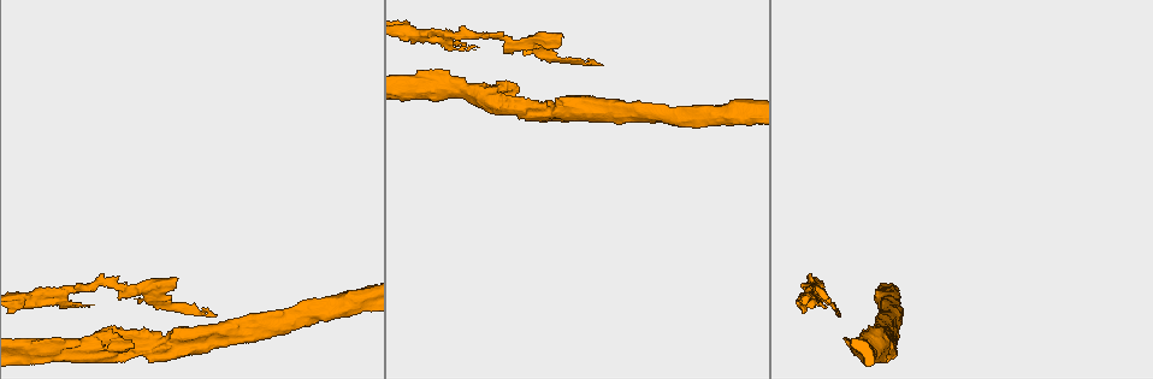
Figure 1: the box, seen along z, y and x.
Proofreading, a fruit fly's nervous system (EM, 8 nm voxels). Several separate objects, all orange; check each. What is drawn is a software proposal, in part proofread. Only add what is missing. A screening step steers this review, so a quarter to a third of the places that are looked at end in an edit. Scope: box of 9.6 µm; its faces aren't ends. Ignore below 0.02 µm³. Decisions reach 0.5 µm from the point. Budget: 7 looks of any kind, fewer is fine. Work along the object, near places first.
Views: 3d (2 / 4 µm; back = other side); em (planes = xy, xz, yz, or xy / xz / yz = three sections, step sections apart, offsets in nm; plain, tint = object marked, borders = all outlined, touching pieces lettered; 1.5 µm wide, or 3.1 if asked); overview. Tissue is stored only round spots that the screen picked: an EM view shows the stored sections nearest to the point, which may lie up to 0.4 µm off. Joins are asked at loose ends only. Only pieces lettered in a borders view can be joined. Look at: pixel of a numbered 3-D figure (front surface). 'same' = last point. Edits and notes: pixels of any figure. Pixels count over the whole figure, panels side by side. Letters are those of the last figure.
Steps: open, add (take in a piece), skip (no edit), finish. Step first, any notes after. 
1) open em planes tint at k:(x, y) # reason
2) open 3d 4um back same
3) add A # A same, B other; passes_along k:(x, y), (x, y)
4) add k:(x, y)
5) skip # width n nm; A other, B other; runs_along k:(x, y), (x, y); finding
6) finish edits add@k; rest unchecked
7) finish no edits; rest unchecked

open em planes borders at 1:(194, 334) # free end

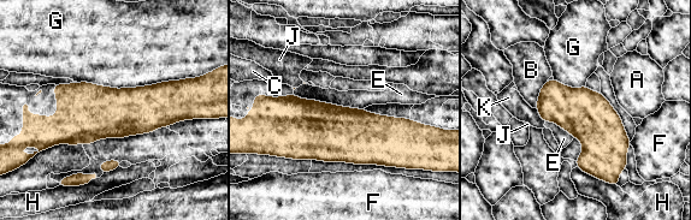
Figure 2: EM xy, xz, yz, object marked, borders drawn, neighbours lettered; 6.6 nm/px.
skip # longest_contact G 750 nm; A other, B other, C other, E other, F other, G other, H other, J other, K other; border 2:(294, 93), (299, 97), (362, 108); no lettered piece goes on from it

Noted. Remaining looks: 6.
open 3d 4um at 1:(177, 278) # an open end

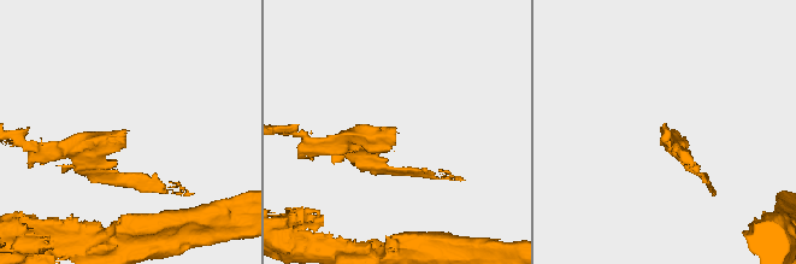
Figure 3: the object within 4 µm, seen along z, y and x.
open em planes borders at 3:(125, 131)

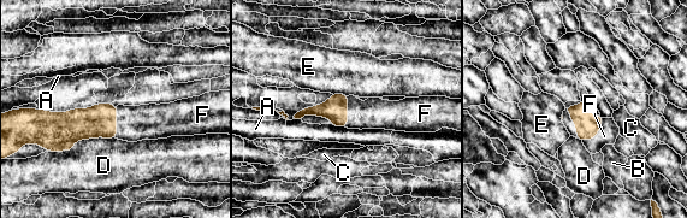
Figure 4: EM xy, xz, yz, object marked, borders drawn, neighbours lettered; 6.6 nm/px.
add F # A other, B other, C other, D other, E other, F same; passes_along 4:(587, 127), (597, 133), (609, 130); the cell continues

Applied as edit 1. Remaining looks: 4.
open overview

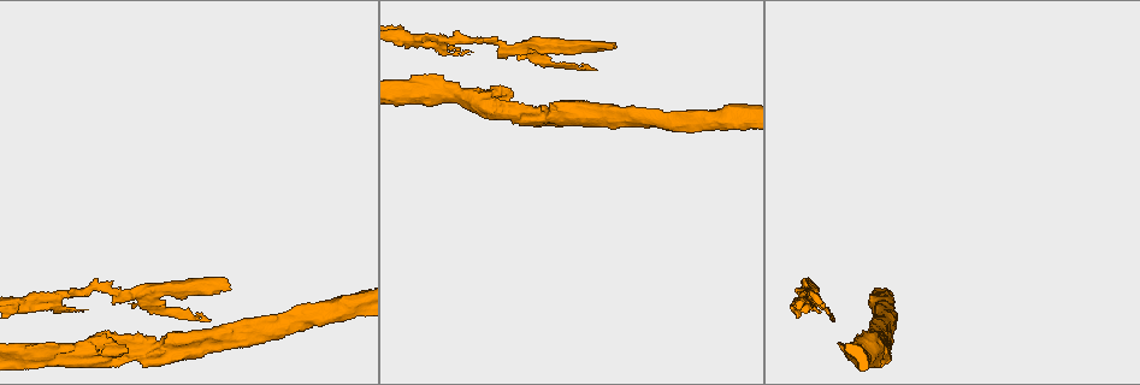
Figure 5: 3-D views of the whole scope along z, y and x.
open em planes plain at 5:(67, 348) # stops while still wide

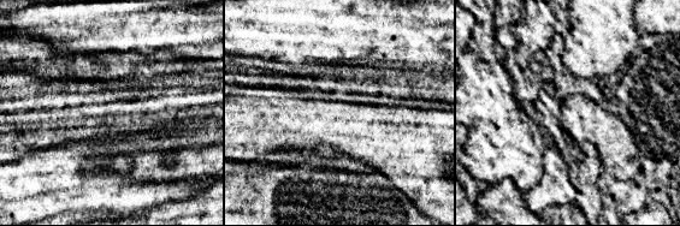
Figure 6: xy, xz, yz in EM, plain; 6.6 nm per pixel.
open em planes tint same # with the object marked

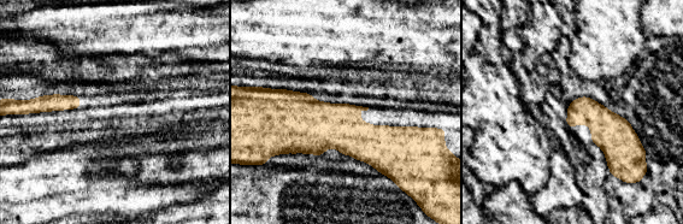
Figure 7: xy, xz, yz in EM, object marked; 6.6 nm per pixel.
open em planes borders same # what lies round it

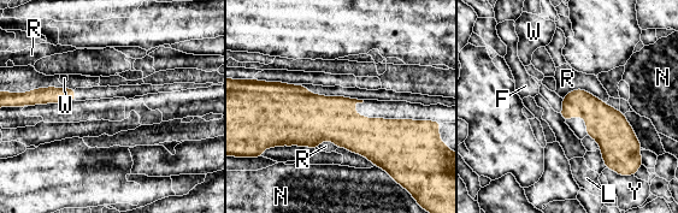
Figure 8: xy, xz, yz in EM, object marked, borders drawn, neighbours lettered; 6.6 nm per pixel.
skip # longest_contact R 280 nm; F other, L other, N other, R other, W other, Y other; border 8:(562, 98), (584, 89), (605, 102); no lettered piece goes on from it

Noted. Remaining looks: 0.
finish edits add@4; rest unchecked

